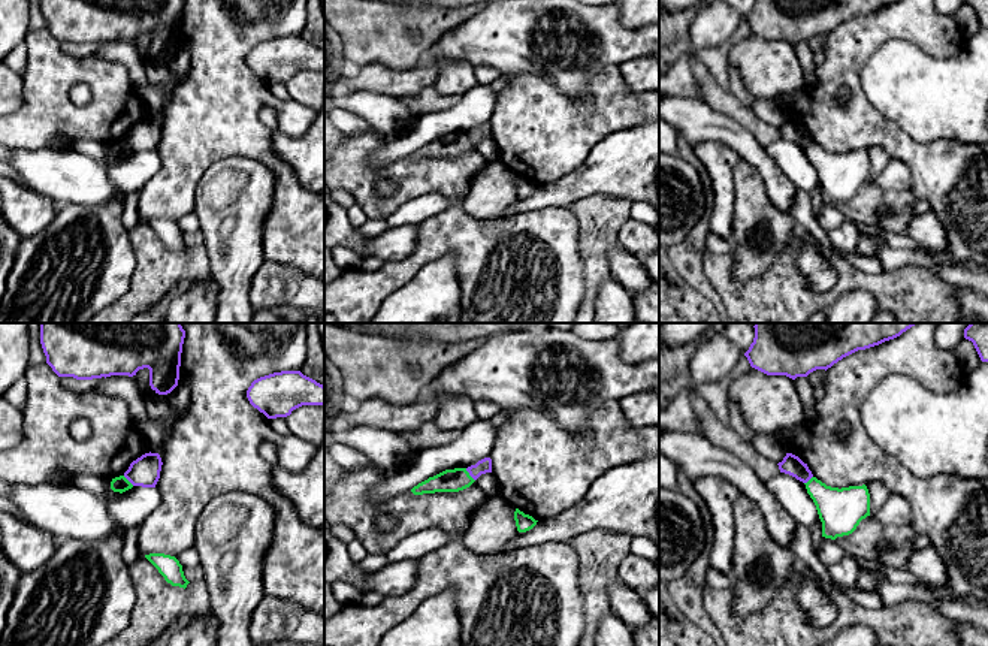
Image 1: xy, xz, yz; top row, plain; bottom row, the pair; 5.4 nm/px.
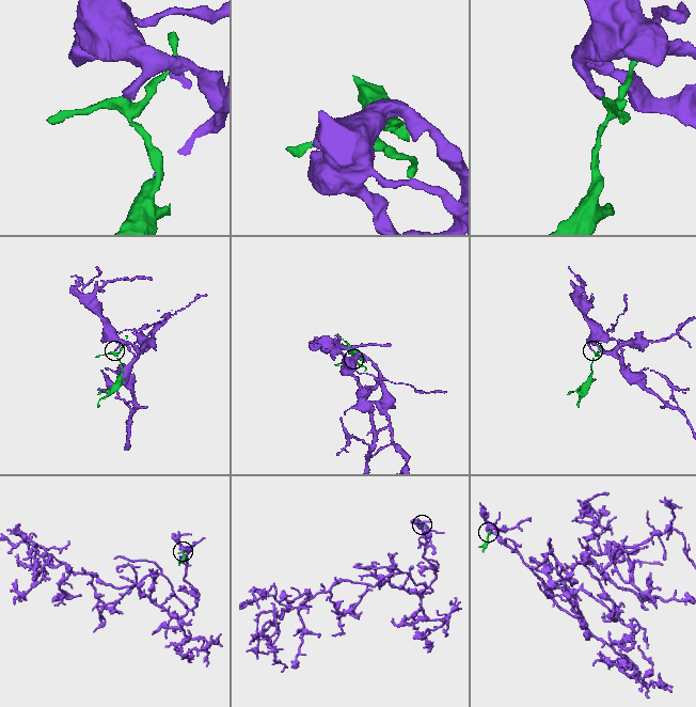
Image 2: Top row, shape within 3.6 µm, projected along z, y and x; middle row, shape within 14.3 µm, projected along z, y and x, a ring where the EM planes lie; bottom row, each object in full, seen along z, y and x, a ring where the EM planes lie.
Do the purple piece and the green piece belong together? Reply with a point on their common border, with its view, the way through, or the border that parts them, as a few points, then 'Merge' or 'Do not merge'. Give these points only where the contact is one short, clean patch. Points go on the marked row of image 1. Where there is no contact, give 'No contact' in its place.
Touches purple at xz (470, 474). Boundary: xz (465, 468), (474, 480). Do not merge

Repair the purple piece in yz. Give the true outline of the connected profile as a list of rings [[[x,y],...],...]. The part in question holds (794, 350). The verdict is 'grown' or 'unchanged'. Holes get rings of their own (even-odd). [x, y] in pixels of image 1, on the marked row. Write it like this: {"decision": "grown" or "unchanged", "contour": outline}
{"decision": "unchanged", "contour": [[[755,323],[755,338],[744,353],[752,368],[767,375],[807,377],[843,357],[900,336],[918,323]]]}

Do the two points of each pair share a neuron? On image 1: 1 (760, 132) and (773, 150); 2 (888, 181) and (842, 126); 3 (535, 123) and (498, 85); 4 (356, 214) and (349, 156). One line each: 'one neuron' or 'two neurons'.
1: two neurons
2: two neurons
3: two neurons
4: two neurons

